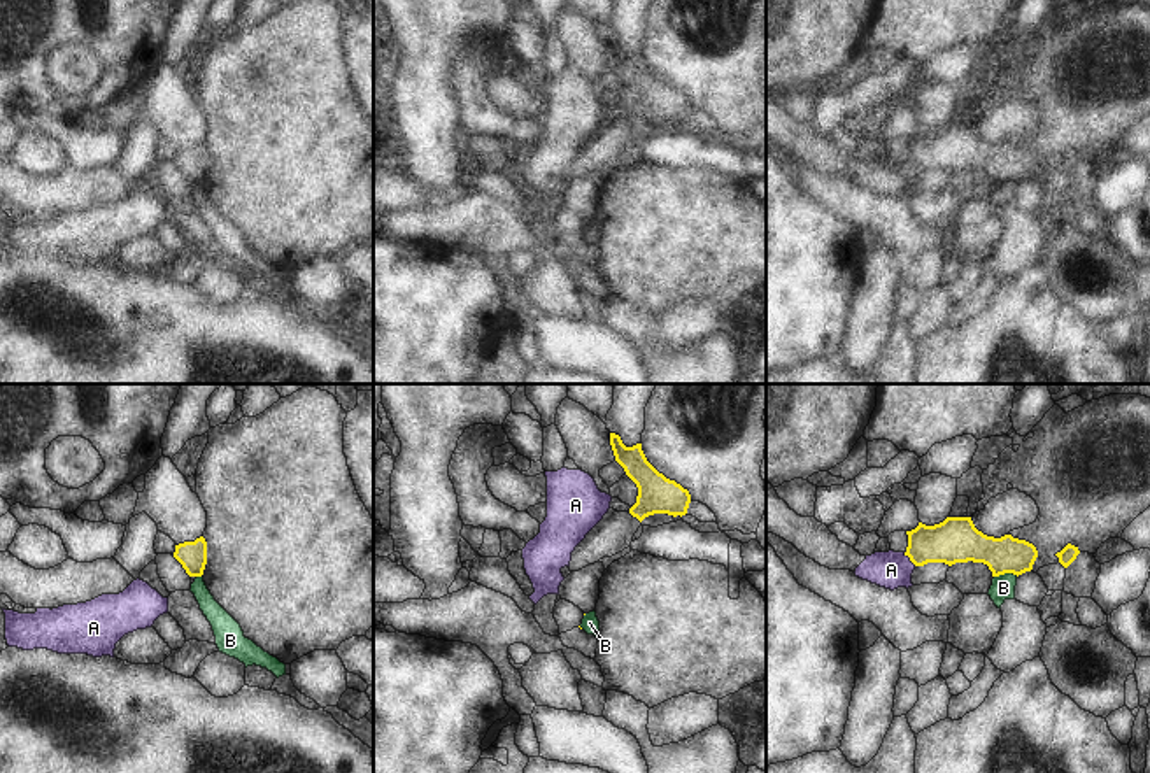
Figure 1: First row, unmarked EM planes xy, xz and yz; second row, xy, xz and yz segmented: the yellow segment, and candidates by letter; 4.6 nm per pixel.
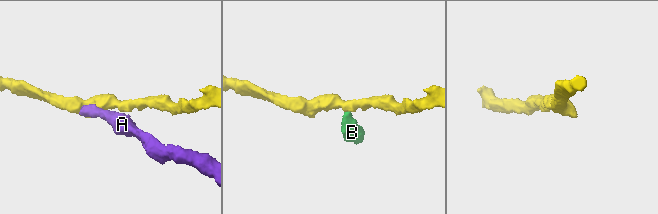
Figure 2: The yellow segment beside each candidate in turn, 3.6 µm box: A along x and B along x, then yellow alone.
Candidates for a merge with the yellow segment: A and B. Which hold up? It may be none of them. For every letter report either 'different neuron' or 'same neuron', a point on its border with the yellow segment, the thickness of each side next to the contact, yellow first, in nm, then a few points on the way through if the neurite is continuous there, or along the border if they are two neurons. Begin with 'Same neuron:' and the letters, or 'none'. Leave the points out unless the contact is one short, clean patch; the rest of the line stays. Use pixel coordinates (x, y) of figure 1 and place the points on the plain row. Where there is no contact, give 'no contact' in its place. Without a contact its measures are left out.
Same neuron: none
A: different neuron | yz (910, 167) | 200/170 nm | along yz (903, 160), (915, 172)
B: different neuron | yz (1005, 179) | 190/110 nm | along yz (1017, 183), (1005, 181), (994, 184)

